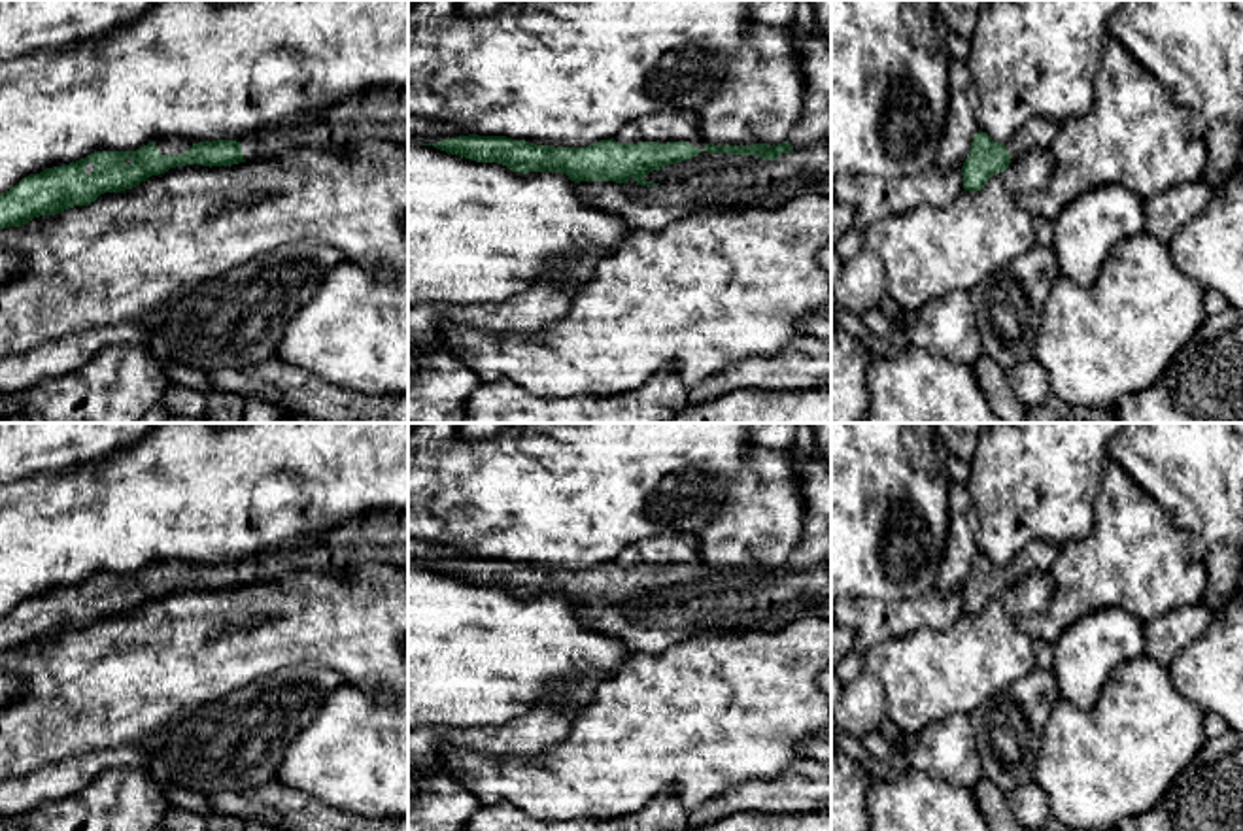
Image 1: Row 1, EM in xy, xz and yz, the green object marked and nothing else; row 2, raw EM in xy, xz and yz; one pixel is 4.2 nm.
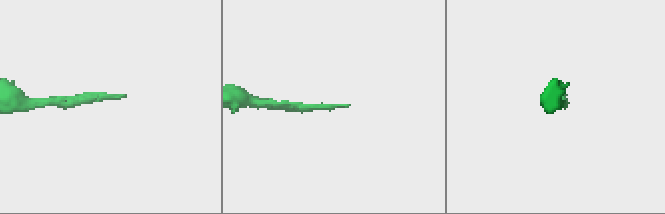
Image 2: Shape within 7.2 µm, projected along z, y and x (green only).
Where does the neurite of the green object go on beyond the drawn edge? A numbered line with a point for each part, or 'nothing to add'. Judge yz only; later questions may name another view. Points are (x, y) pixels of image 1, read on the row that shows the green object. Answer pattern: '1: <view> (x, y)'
1: yz (1039, 133)

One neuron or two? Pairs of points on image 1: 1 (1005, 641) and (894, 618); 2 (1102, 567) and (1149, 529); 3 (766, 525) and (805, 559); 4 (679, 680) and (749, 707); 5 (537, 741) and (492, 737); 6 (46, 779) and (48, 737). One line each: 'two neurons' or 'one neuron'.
1: two neurons
2: one neuron
3: two neurons
4: one neuron
5: one neuron
6: two neurons

